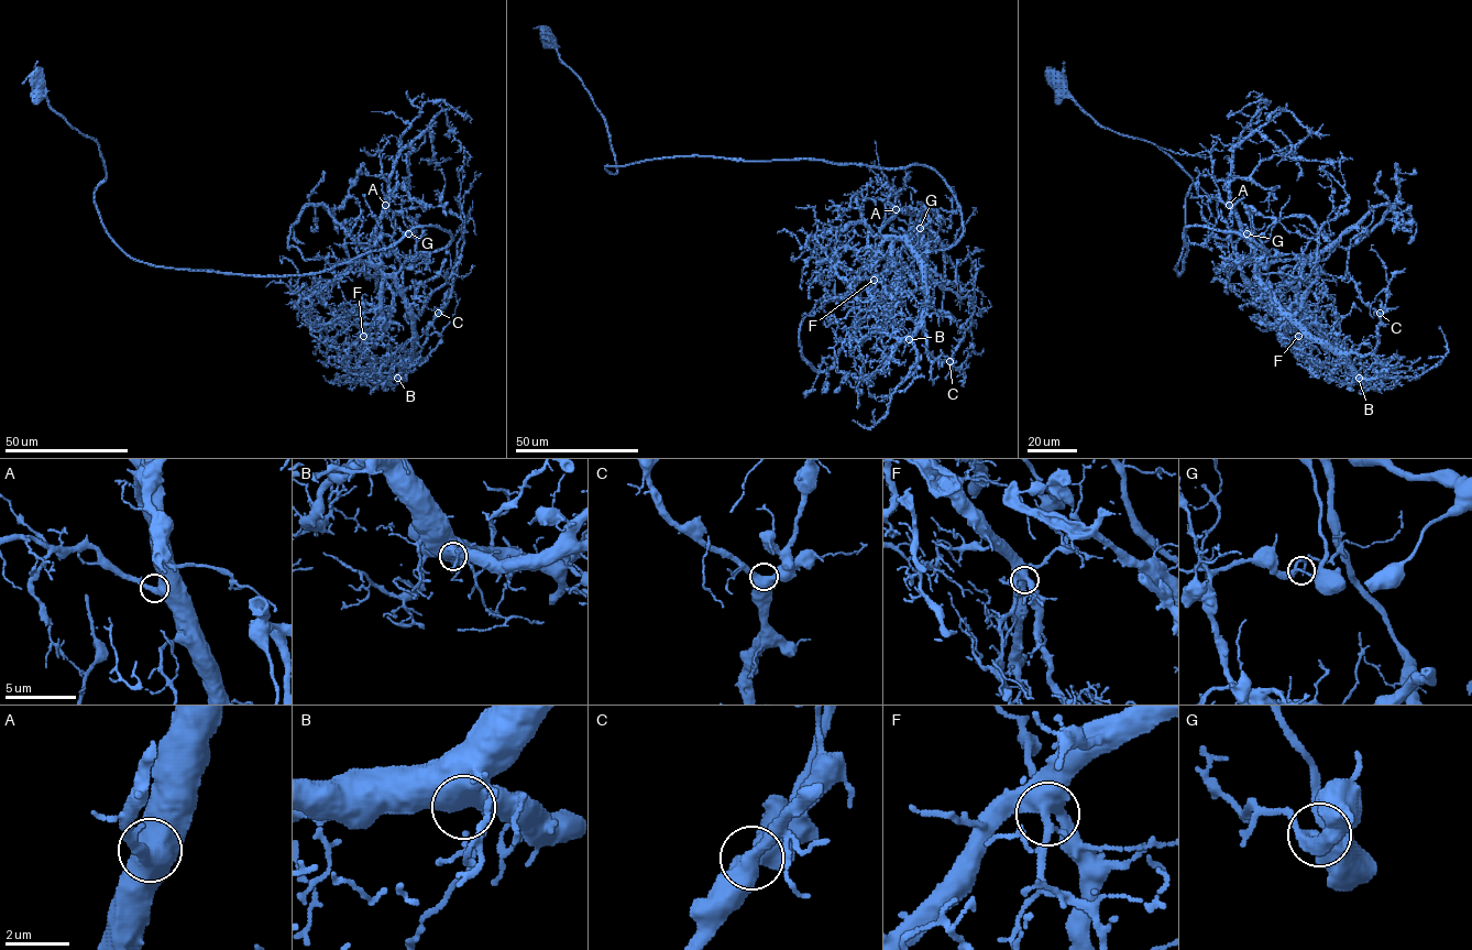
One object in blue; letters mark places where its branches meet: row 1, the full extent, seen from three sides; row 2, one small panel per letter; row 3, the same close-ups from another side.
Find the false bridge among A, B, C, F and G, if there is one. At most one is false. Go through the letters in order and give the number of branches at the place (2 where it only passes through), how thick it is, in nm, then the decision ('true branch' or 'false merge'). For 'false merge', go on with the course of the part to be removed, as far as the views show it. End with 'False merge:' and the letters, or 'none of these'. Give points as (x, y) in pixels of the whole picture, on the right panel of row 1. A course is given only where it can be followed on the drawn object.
A: 2 | 480 nm | true branch
B: 3 | 480 nm | true branch
C: 3 | 500 nm | true branch
F: 6 | 480 nm | true branch
G: 3 | 180 nm | false merge | (1247, 233), (1251, 228), (1250, 211), (1280, 218), (1305, 216), (1330, 241)
False merge: G

